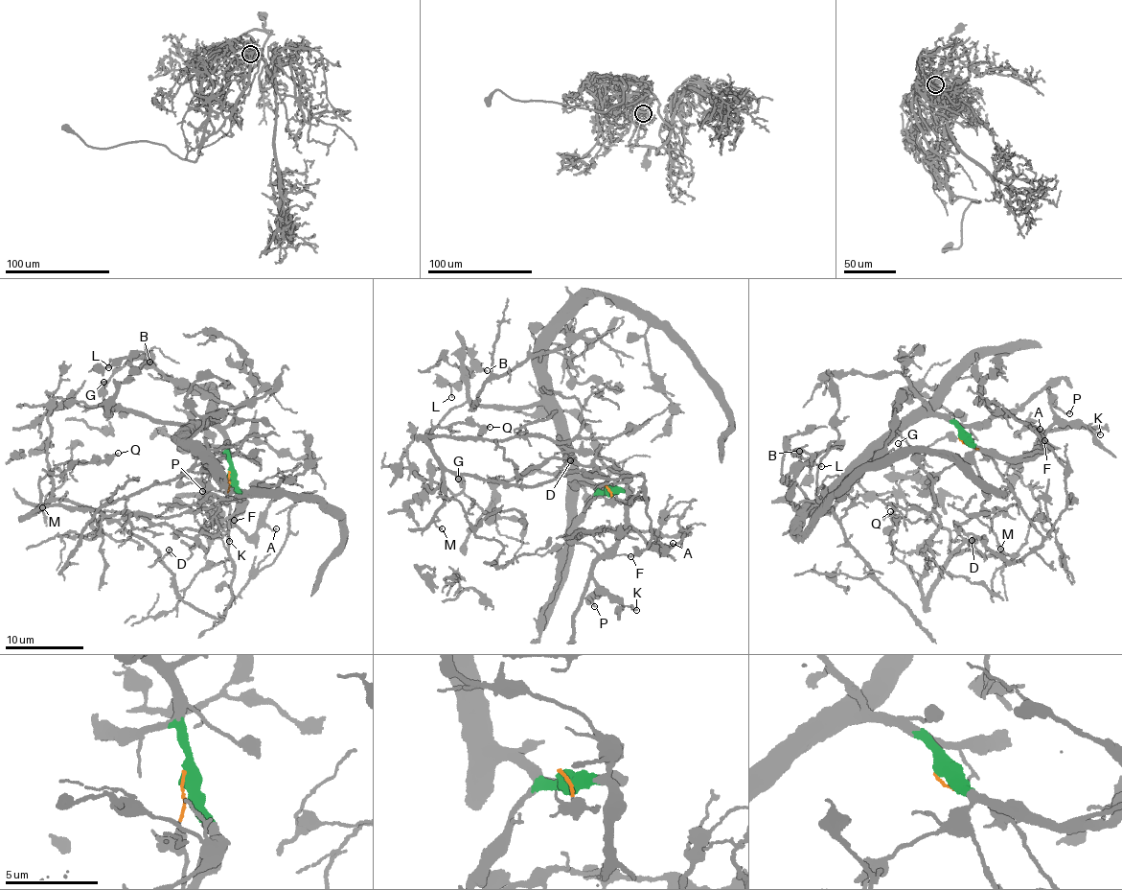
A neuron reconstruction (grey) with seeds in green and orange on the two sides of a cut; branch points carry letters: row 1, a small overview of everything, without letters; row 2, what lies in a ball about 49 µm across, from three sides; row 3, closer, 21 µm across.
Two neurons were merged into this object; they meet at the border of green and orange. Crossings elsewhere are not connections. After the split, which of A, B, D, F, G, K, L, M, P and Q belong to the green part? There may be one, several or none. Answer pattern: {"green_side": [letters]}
{"green_side": ["A", "B", "F", "K", "L", "P"]}

